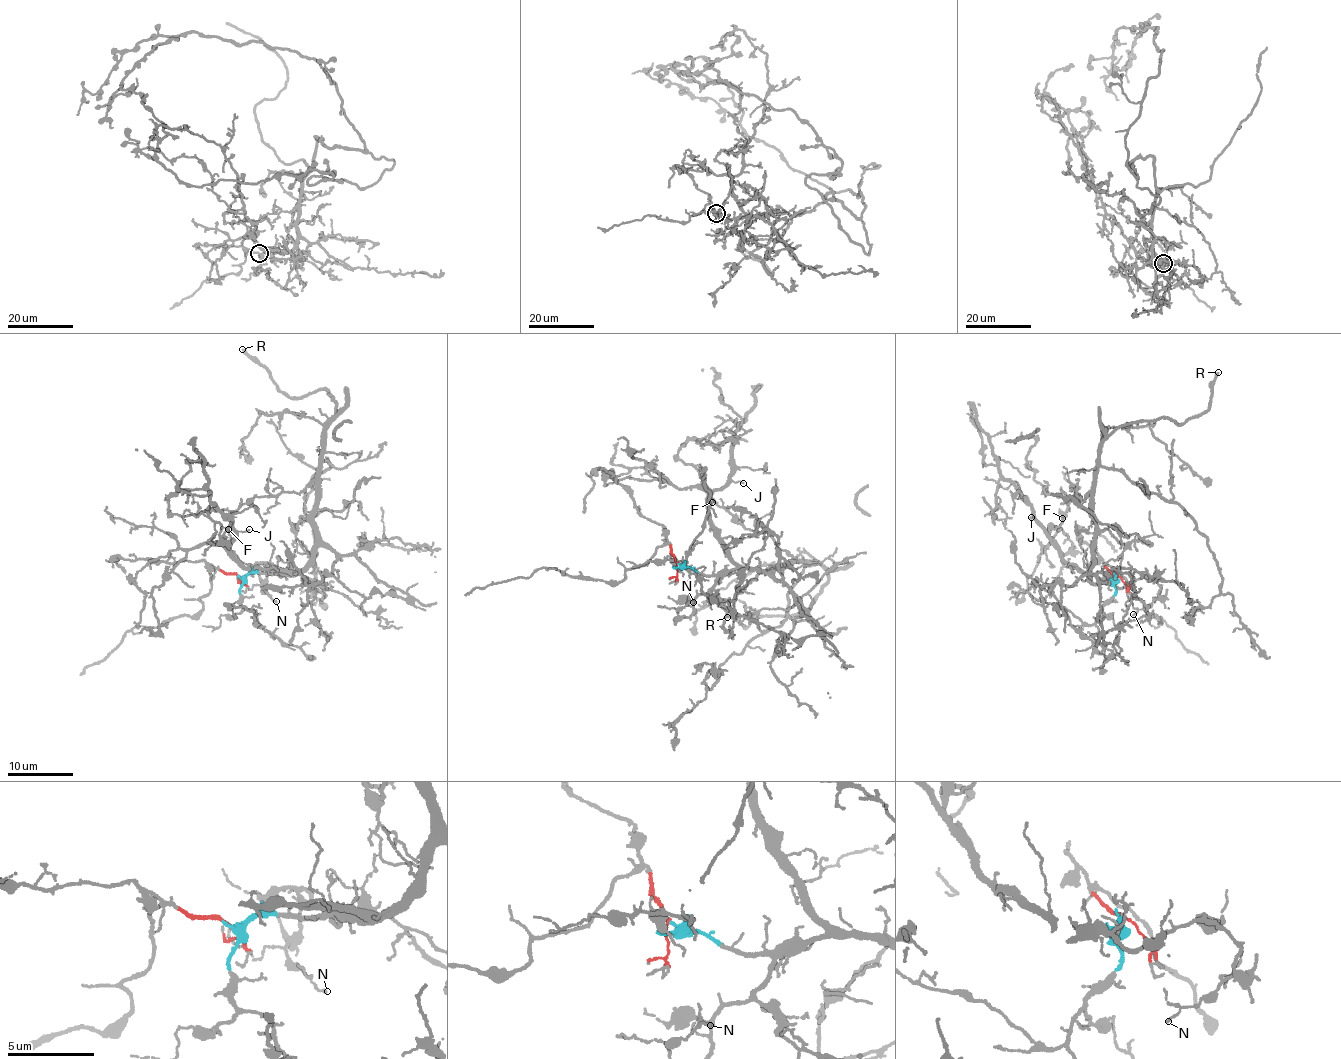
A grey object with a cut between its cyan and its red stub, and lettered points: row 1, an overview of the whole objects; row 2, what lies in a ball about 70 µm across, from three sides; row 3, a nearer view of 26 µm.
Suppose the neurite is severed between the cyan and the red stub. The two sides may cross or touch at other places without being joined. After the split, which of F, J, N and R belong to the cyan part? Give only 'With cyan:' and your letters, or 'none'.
With cyan: F, J, N, R

